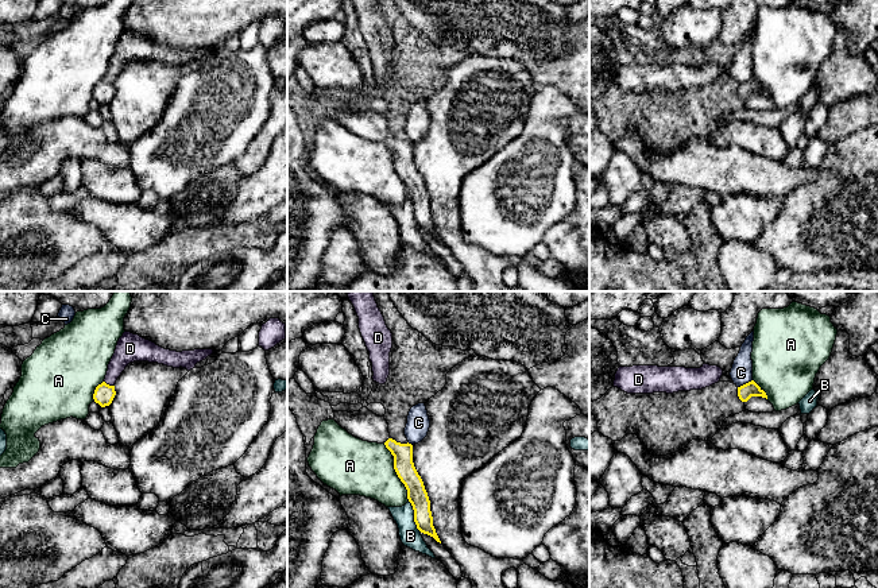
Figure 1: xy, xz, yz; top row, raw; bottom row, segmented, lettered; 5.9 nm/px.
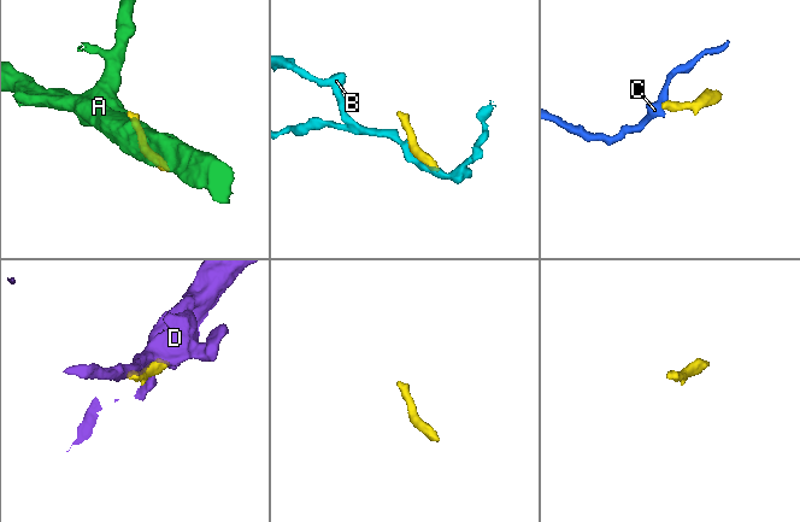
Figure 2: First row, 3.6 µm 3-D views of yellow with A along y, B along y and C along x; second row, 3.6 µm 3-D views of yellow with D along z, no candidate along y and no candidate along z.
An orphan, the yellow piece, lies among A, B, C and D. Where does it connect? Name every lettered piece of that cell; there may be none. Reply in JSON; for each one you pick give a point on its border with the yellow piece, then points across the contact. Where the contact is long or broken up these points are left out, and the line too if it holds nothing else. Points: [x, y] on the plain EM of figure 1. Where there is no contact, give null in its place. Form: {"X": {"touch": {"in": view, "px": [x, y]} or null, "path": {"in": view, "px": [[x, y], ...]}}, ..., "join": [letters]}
{"join": []}

